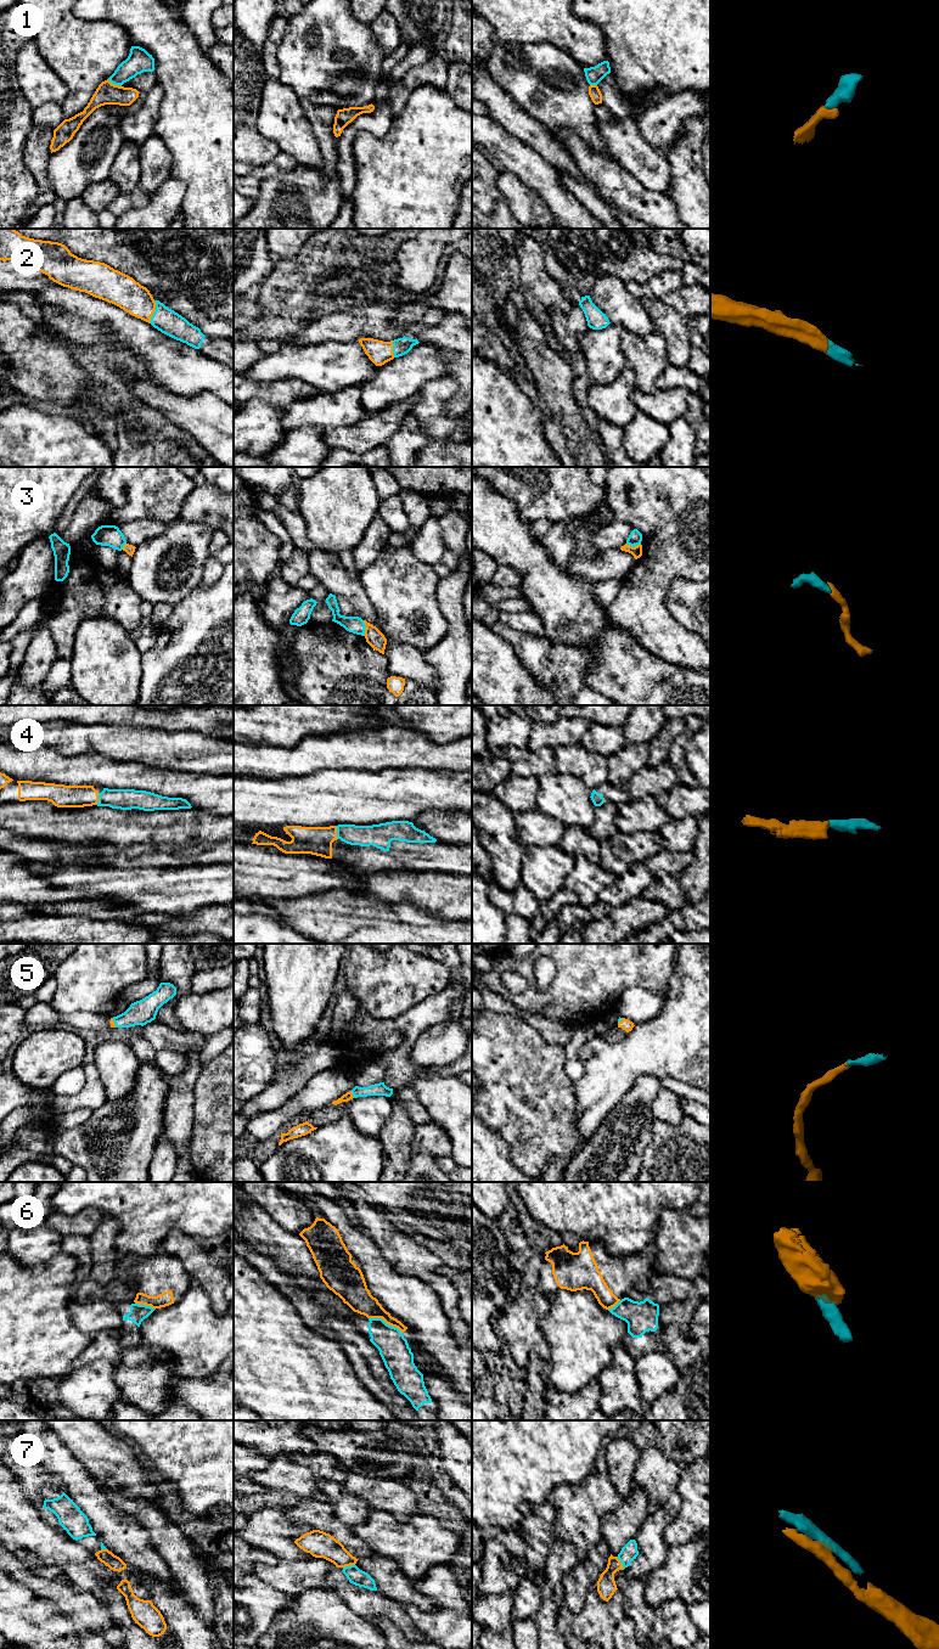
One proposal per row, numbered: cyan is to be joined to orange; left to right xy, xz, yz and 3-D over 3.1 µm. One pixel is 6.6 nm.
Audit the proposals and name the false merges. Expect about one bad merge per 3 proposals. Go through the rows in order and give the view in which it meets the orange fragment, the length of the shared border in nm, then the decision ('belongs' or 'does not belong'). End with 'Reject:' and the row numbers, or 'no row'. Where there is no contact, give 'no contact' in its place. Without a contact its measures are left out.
1: meets orange in xy; contact 100 nm long; belongs
2: meets orange in xy; contact 160 nm long; belongs
3: meets orange in xz; contact 100 nm long; belongs
4: meets orange in xz; contact 90 nm long; belongs
5: meets orange in xz; contact 50 nm long; belongs
6: meets orange in xz; contact 240 nm long; does not belong
7: meets orange in xz; contact 80 nm long; belongs
Reject: 6

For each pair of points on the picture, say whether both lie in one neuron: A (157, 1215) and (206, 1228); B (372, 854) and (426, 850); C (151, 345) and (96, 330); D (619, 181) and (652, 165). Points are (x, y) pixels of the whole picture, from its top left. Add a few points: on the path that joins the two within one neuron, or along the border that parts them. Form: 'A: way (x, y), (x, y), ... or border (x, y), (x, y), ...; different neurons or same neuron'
A: way (169, 1215), (194, 1216); same neuron
B: way (386, 850), (412, 850); same neuron
C: way (138, 337), (118, 330), (110, 330); same neuron
D: border (614, 158), (646, 187), (657, 191); different neurons

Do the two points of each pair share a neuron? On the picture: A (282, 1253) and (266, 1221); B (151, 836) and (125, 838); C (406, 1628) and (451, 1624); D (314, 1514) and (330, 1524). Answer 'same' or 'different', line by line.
A: same
B: same
C: different
D: same

